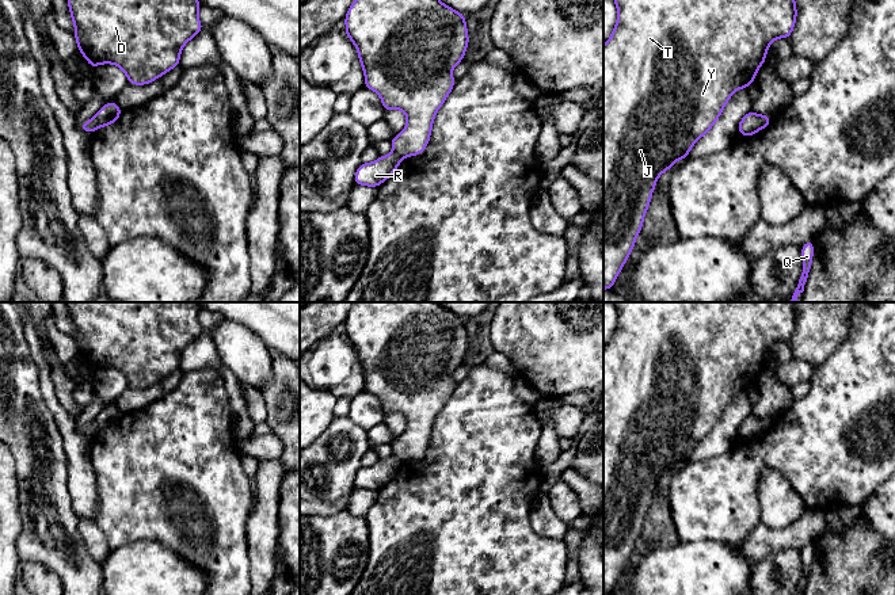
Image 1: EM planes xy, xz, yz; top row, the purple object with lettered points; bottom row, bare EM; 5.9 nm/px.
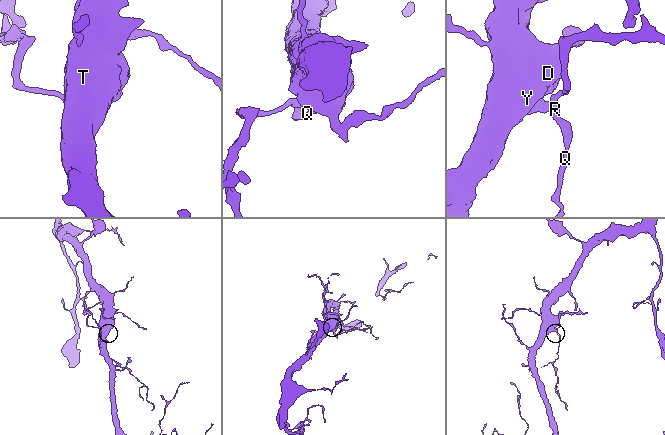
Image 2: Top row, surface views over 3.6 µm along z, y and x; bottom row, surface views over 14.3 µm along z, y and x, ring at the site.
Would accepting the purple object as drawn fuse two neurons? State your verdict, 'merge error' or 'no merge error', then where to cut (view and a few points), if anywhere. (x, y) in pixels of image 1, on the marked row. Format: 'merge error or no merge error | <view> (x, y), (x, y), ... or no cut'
merge error | yz (762, 115), (760, 128)

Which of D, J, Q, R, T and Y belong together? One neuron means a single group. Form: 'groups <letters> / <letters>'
groups D J T Y / Q R

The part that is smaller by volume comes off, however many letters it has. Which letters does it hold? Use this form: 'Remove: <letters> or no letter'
Remove: Q, R

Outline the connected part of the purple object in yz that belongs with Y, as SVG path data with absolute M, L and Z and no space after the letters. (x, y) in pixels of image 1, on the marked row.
M613 0L618 9L617 22L603 45L603 290L613 289L626 263L636 237L643 228L647 209L660 173L670 171L677 160L686 159L693 145L705 136L720 118L727 102L736 89L755 80L759 66L774 39L789 39L797 16L795 0Z

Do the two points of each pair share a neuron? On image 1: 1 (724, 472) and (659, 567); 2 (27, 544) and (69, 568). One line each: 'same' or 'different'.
1: different
2: same

